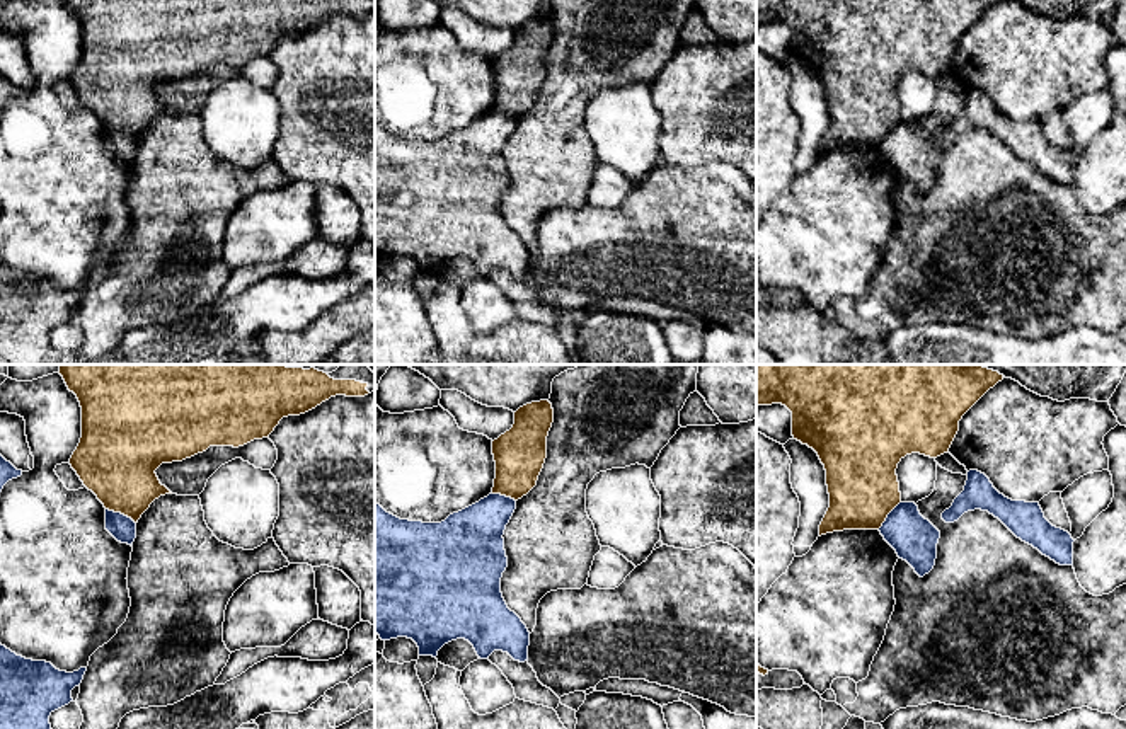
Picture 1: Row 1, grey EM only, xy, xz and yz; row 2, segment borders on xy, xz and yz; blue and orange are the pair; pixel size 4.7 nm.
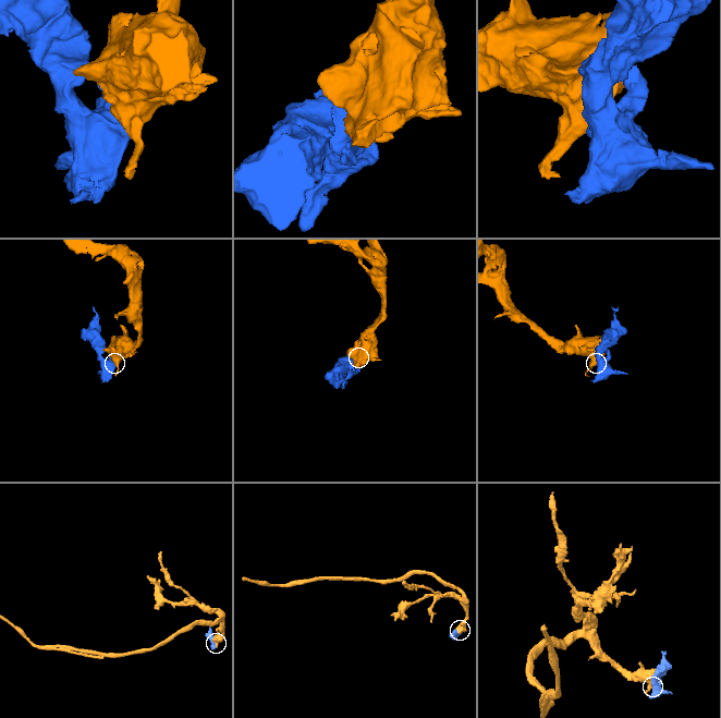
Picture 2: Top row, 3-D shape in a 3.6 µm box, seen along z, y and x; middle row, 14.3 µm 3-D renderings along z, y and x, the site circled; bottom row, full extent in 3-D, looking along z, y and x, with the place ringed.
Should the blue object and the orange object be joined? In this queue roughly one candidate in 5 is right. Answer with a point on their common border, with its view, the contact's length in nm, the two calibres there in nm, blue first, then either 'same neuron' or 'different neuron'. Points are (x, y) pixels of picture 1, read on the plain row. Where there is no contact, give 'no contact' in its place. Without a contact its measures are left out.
xy (120, 132) | 160 nm | 120/380 nm | different neuron

